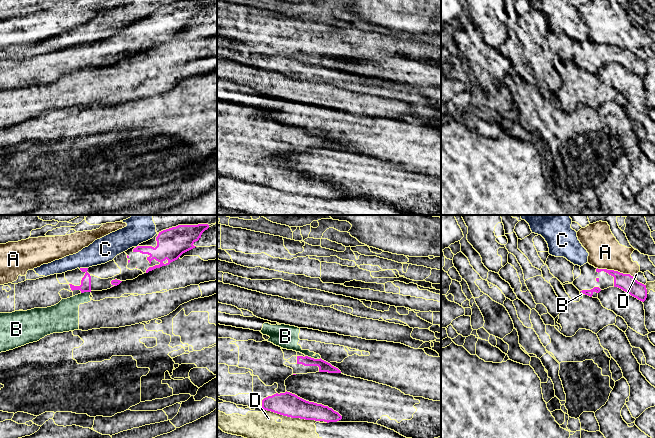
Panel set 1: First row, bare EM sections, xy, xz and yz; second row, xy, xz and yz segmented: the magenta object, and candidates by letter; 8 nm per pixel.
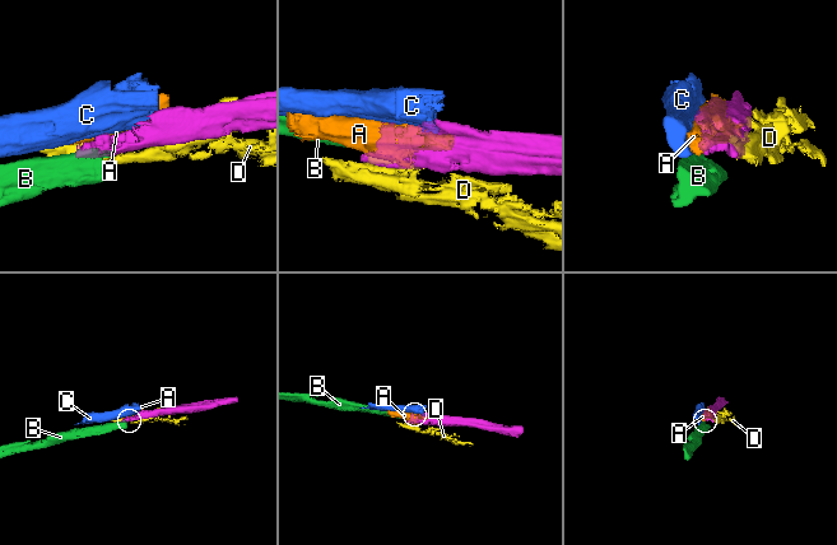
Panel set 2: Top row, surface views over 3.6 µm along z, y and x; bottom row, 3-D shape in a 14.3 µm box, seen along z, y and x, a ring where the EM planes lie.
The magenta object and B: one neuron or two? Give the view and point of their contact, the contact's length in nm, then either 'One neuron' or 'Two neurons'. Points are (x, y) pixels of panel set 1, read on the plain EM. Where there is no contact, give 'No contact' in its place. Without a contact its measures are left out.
Touches magenta at xz (311, 134). Shared border 100 nm. Two neurons

